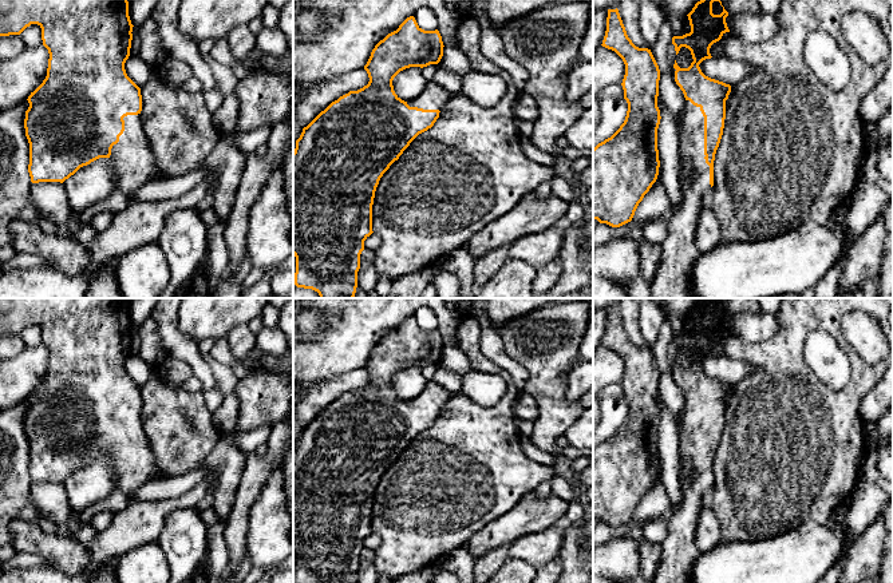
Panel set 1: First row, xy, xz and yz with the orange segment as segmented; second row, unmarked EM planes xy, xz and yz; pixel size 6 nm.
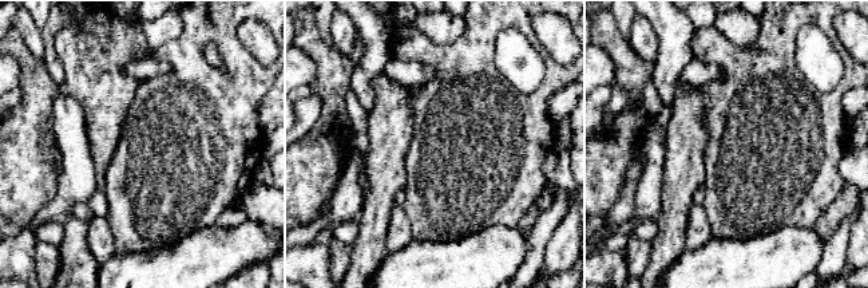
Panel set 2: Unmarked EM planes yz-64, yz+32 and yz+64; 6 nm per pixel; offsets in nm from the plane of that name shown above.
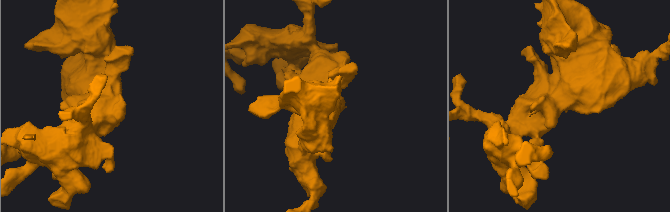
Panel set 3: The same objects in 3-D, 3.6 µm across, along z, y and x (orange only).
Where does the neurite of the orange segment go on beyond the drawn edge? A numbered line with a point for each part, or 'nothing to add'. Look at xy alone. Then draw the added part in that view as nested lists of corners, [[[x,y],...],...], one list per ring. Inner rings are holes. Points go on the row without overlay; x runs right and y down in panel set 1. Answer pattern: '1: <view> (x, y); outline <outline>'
1: xy (131, 459); outline [[[127,415],[123,420],[125,431],[111,448],[110,464],[115,471],[116,487],[133,493],[151,480],[167,477],[157,467],[143,429],[142,415]]]

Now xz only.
1: xz (434, 396); outline [[[428,381],[422,393],[415,398],[408,400],[407,404],[410,406],[440,411],[451,397],[453,393],[450,390],[435,381]]]

